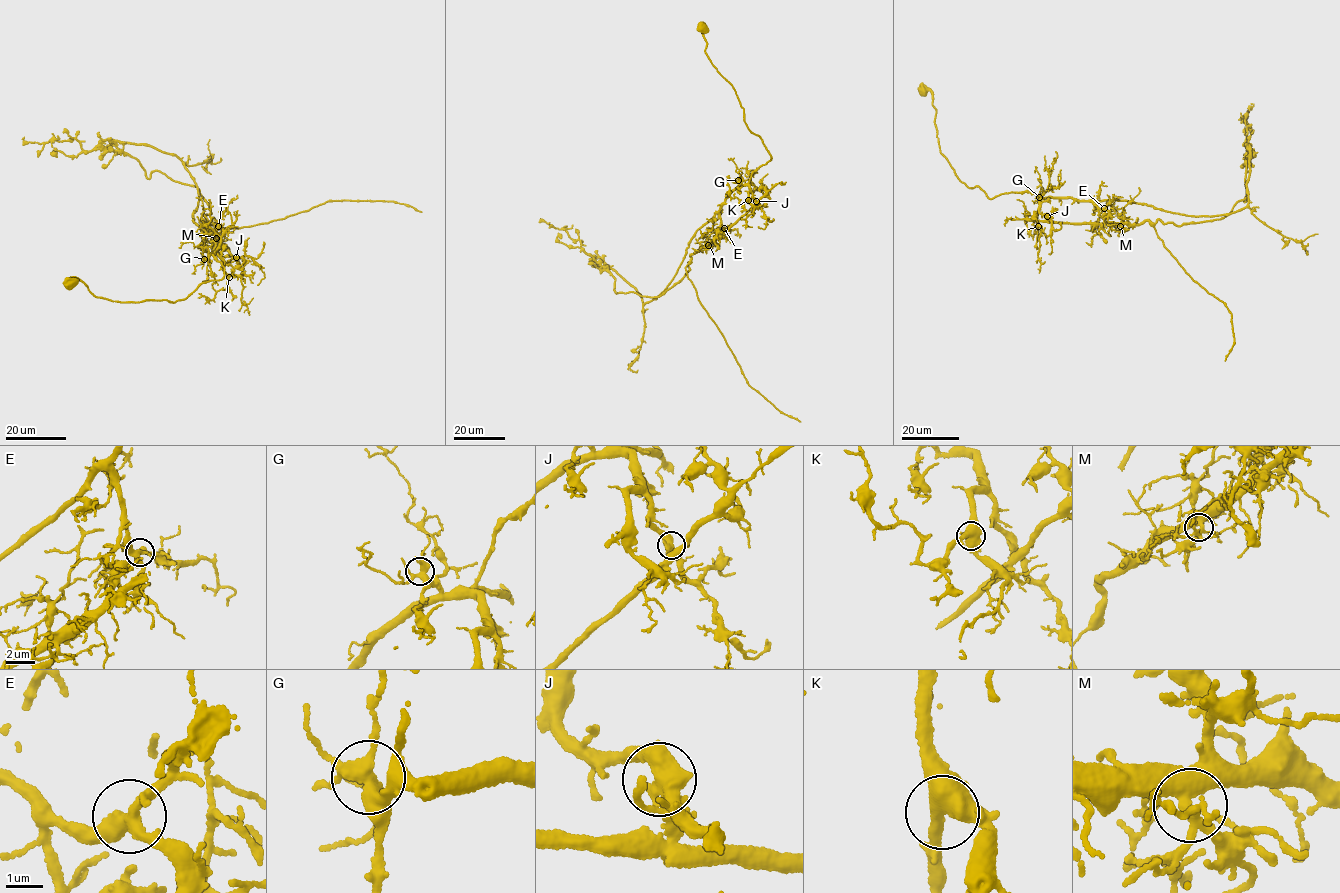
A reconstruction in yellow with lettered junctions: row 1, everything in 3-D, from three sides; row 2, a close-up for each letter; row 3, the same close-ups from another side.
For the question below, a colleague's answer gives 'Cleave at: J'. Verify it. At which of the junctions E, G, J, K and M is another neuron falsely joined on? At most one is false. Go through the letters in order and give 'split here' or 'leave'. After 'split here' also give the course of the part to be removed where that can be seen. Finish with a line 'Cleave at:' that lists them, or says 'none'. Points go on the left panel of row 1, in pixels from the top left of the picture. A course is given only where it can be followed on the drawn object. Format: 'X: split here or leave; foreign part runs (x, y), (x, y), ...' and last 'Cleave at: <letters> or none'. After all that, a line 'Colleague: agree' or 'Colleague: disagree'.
E: leave
G: leave
J: split here; foreign part runs (236, 257), (237, 261), (203, 224), (214, 230), (238, 228), (283, 218), (328, 200), (394, 202), (422, 212)
K: leave
M: leave
Cleave at: J
Colleague: agree

